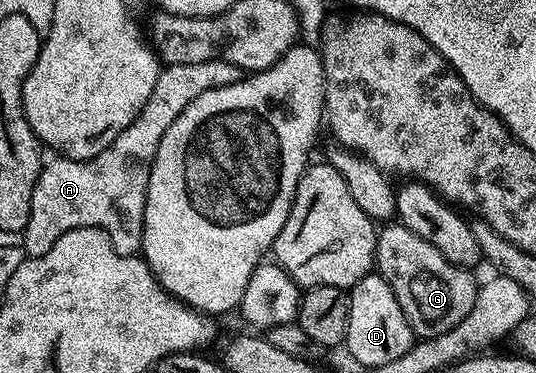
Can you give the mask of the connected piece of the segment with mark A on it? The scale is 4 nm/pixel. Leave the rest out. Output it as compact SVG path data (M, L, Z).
M220 57L204 63L166 65L159 72L156 87L152 87L152 95L148 95L148 103L144 103L140 115L136 115L100 155L87 161L74 161L61 155L55 156L55 161L47 160L32 191L32 215L24 234L27 257L42 257L60 235L80 227L105 231L112 247L122 257L141 254L148 179L164 131L176 123L180 111L184 111L192 99L209 89L241 81L243 76L243 70Z

